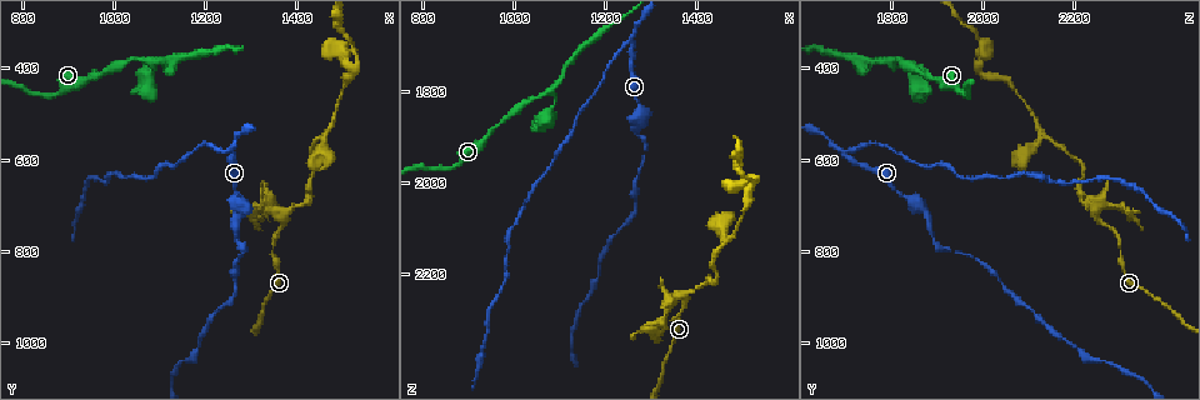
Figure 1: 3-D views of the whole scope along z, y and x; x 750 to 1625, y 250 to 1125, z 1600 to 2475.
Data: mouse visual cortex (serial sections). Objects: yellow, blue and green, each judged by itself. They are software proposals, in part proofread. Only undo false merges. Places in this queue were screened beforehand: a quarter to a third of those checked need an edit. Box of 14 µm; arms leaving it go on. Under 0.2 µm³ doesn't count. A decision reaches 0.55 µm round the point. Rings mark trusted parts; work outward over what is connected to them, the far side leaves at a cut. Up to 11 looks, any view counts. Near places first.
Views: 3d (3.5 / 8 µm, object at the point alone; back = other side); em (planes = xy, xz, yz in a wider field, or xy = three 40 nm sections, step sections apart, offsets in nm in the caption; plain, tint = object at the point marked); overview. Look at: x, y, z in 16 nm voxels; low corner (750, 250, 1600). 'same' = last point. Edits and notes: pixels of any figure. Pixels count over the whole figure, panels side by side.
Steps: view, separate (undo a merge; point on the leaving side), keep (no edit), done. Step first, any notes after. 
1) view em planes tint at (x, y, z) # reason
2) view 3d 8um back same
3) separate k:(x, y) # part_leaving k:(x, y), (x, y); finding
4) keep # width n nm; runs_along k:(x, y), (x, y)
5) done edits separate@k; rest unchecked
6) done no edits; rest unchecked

view 3d 8um at (1370, 725, 2250) # arms part here

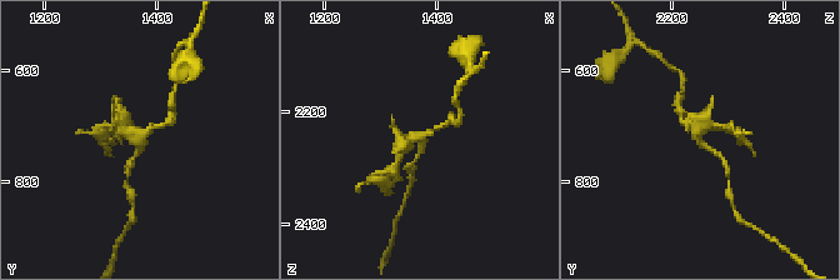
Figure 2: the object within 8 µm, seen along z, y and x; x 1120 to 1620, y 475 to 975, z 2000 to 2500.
view em planes tint at (1375, 715, 2250)

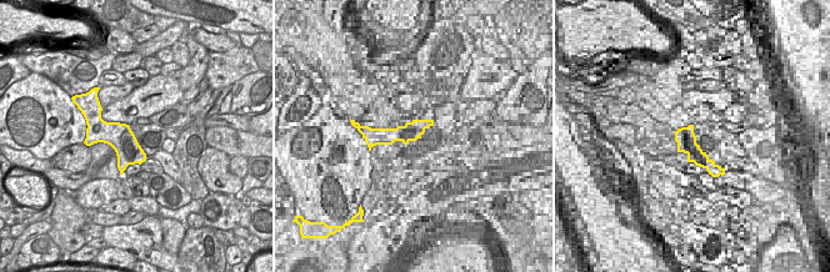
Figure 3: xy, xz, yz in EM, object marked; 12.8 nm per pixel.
separate 2:(121, 116) # part_leaving 2:(416, 138), (404, 143), (389, 174); two cells meet here

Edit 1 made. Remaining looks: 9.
view overview

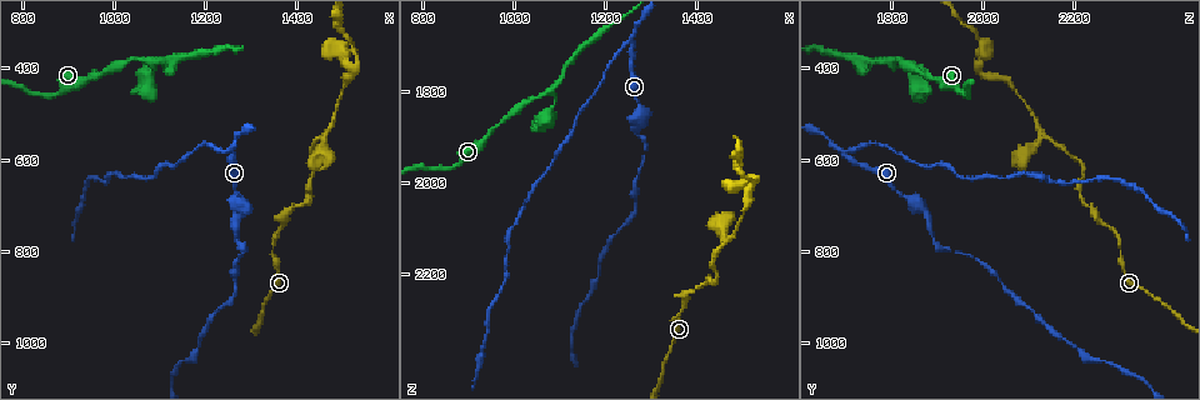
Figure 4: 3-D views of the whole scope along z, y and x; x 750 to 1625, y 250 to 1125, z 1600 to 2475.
view 3d 3.5um at (1450, 615, 2210) # sharp bend

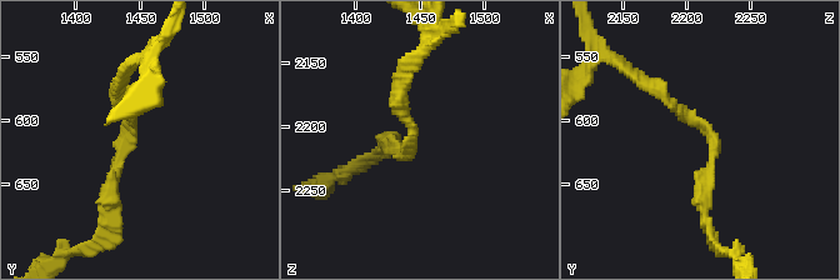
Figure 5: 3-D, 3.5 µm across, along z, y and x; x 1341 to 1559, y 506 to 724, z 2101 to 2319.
view em xy step 5 plain at (1446, 614, 2218) # arm_widths 150, 200 nm

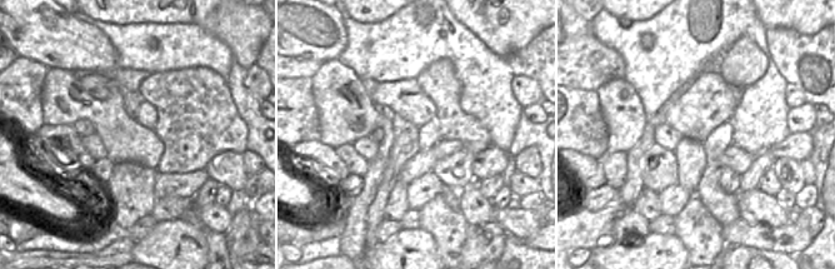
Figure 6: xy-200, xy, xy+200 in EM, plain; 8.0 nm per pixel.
view em xy step 5 tint same

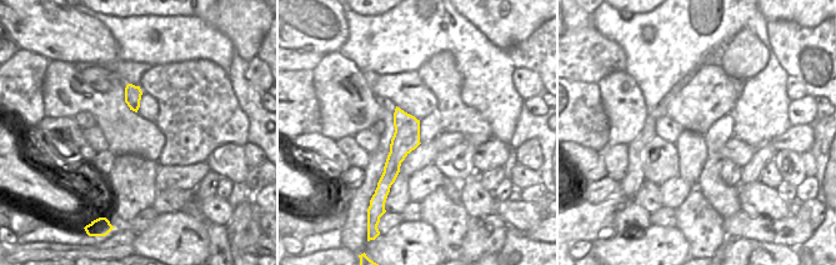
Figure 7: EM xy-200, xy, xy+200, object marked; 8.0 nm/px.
keep # runs_along 7:(398, 111), (401, 145), (383, 185); continuous, no second cell

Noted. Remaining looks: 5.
view 3d 3.5um at (1260, 595, 1705) # three-way junction

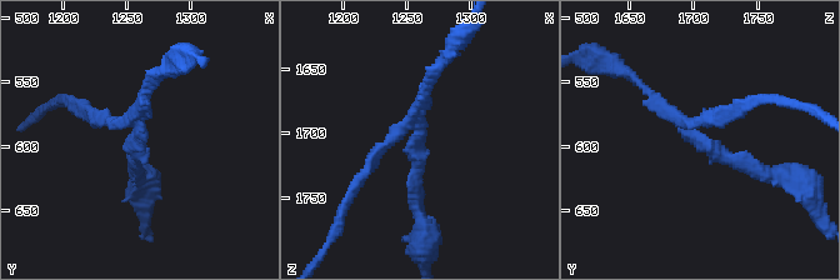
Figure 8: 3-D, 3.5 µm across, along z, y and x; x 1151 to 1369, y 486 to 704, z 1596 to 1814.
view em xy step 5 tint at (1258, 592, 1700) # arms 3; arm_widths 150, 150, 200 nm; shape alone is not enough

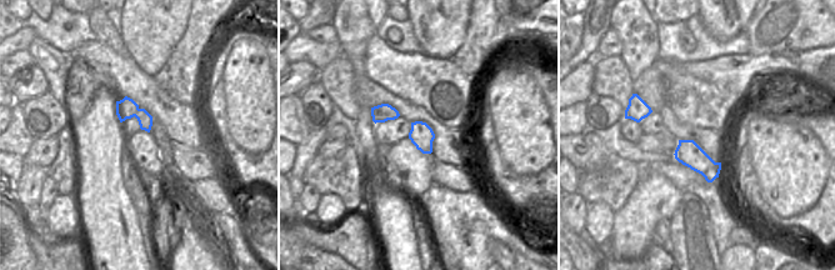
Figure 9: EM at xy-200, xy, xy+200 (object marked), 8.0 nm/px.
separate 8:(706, 119) # part_leaving 8:(685, 123), (778, 103); two cells meet here

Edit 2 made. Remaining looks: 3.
view 3d 3.5um at (1525, 395, 1990) # arms part here

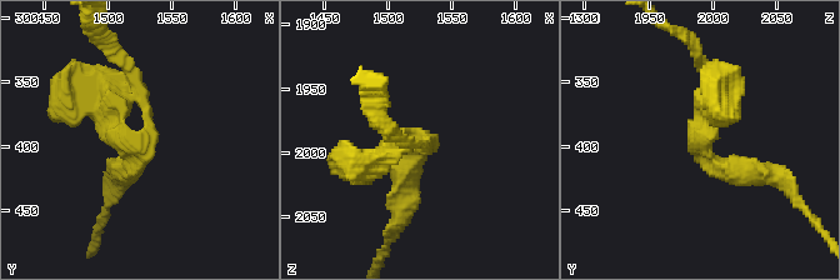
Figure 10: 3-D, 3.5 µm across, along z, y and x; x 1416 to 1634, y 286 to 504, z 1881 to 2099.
view em planes tint at (1526, 402, 1990) # shape alone is not enough

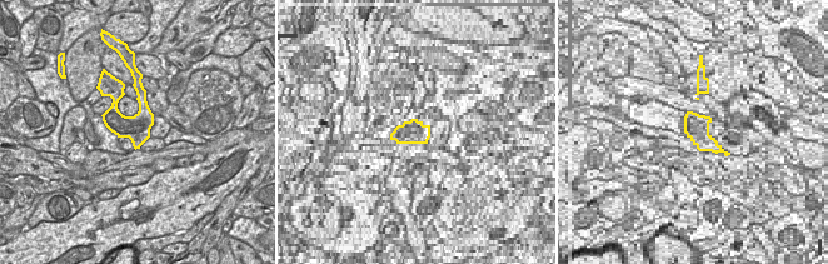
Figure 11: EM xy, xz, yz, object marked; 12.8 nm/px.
view em xy step 3 tint same

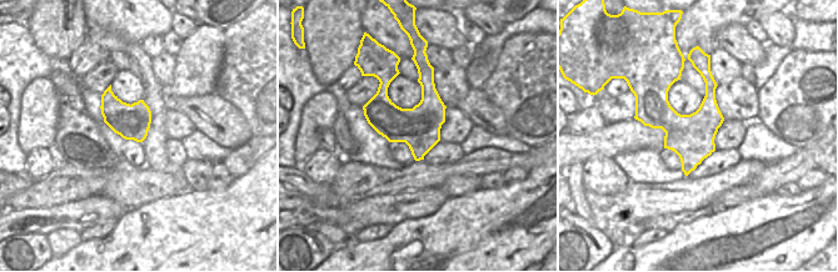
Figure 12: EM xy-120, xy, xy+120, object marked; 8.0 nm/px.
keep # runs_along 10:(771, 175), (701, 148), (724, 86); one cell here

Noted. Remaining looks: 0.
done edits separate@2, separate@8; rest unchecked

